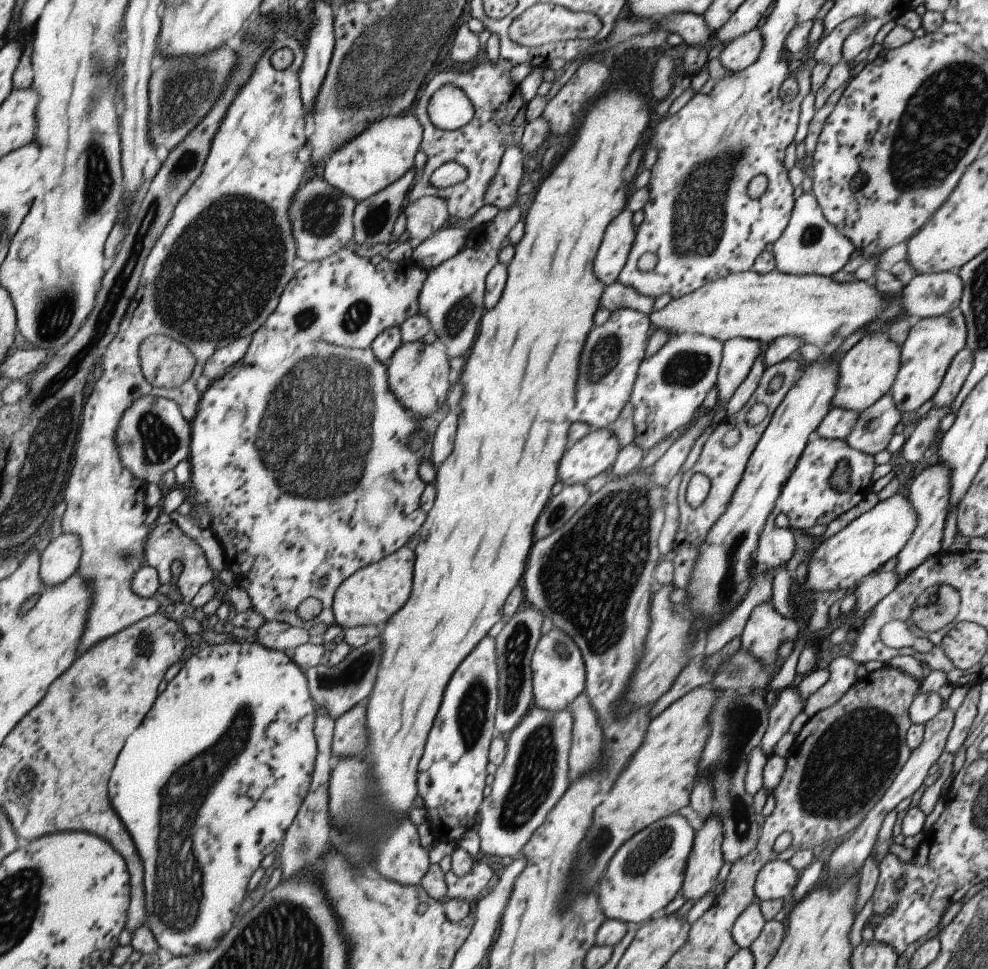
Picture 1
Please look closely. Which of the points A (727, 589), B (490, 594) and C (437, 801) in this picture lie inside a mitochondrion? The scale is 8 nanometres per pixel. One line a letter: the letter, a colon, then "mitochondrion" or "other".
A: mitochondrion
B: other
C: other

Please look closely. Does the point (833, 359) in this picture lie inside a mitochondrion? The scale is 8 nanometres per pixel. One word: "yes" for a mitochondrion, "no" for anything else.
no

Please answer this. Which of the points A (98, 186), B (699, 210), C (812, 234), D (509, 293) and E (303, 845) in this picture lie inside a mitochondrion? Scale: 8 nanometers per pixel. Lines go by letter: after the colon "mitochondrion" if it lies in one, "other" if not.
A: mitochondrion
B: mitochondrion
C: mitochondrion
D: other
E: mitochondrion

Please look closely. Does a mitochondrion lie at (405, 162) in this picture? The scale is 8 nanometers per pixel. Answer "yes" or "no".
no

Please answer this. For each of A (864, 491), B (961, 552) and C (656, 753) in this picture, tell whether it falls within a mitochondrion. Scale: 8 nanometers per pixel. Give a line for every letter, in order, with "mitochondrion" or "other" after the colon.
A: other
B: other
C: other

